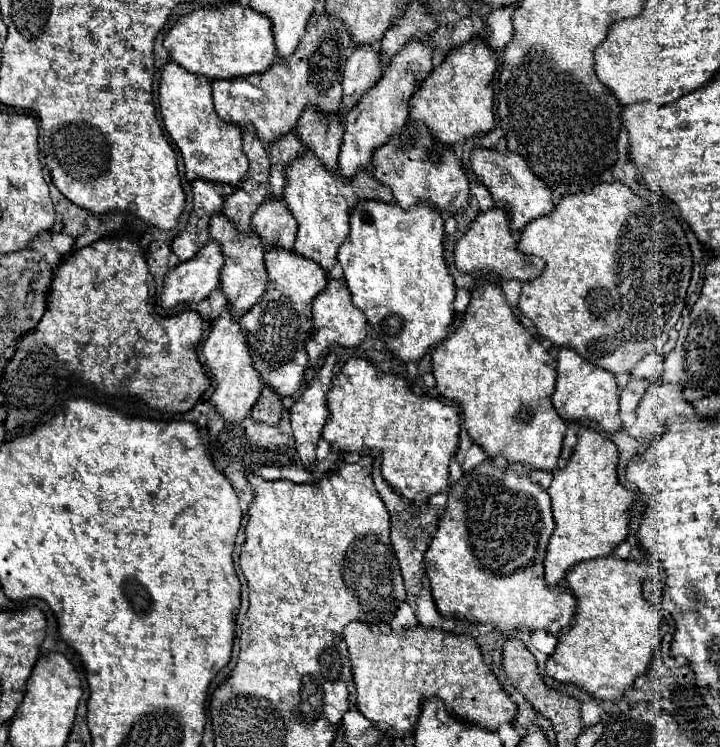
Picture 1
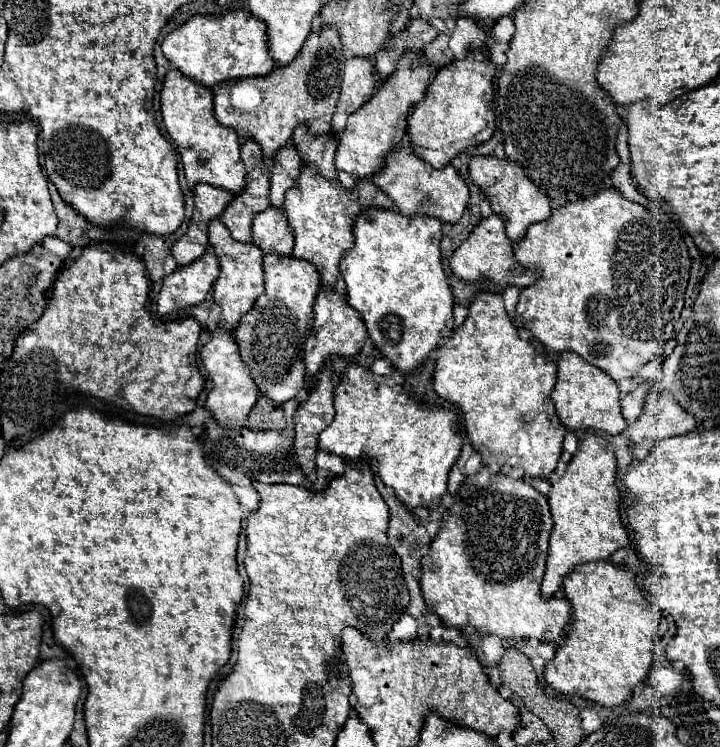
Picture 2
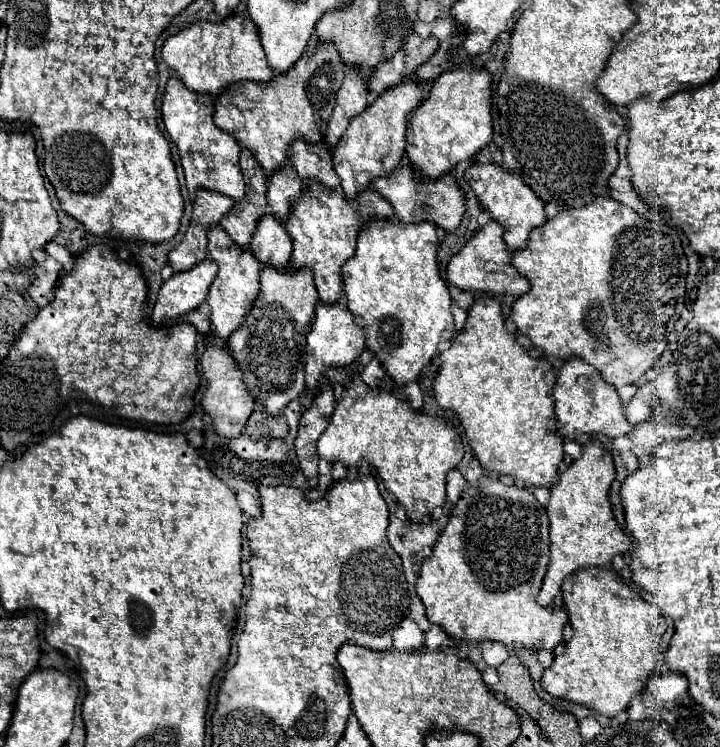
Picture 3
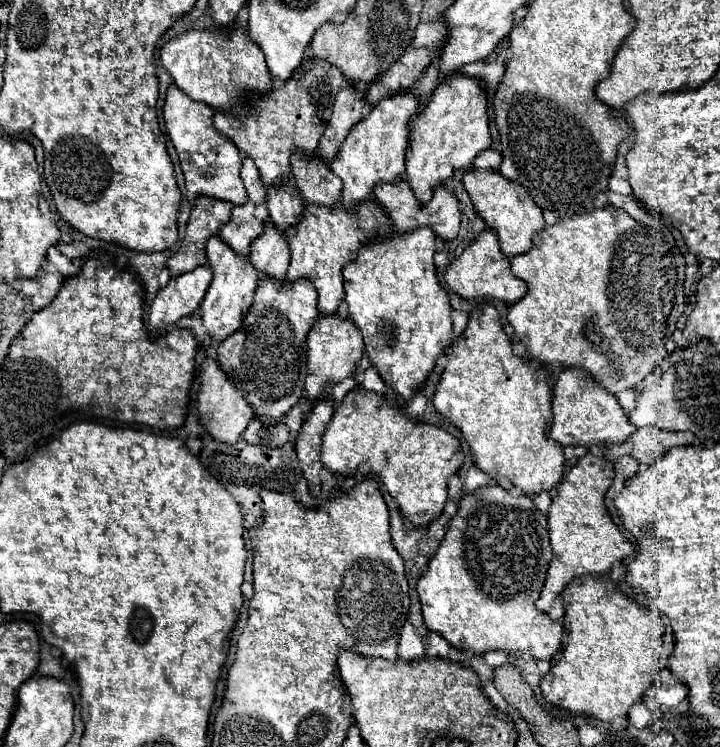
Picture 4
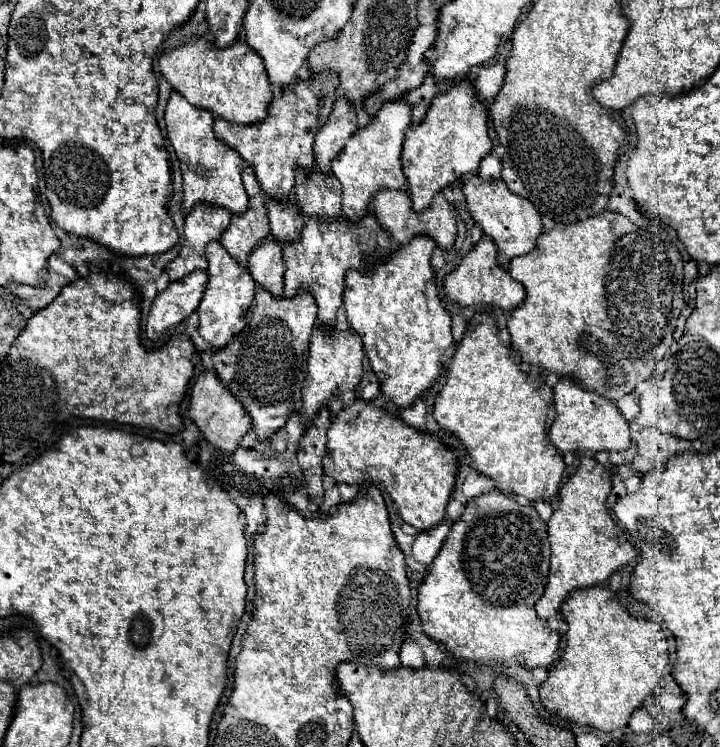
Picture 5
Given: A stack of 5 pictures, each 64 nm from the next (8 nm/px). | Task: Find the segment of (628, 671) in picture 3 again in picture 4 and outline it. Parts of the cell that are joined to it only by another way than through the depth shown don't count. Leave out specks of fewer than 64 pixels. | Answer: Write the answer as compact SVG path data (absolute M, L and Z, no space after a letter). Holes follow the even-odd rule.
M608 576L578 578L564 590L562 600L570 622L568 642L540 682L544 700L606 724L628 716L630 706L646 696L658 672L668 666L660 616L626 598Z

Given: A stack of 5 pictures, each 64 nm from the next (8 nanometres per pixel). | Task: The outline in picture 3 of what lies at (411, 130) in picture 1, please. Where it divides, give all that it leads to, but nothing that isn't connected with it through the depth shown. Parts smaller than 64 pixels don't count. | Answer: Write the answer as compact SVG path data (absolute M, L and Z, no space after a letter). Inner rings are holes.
M400 166L396 172L392 172L388 178L376 178L372 182L374 190L378 190L394 208L396 218L402 224L418 224L418 222L432 222L444 232L456 232L464 214L464 194L460 192L458 184L452 180L450 174L446 174L440 180L434 182L418 182L412 176L410 166Z

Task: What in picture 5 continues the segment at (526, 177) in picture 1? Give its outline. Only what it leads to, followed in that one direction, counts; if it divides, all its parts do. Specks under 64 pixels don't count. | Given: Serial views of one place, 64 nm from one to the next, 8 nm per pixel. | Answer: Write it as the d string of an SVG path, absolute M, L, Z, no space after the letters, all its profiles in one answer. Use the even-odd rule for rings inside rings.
M472 176L462 184L462 192L472 220L482 228L484 236L492 238L496 244L496 262L500 262L500 266L506 266L512 256L522 256L536 248L536 240L542 234L542 218L528 200L512 194L502 180L484 182L478 176Z

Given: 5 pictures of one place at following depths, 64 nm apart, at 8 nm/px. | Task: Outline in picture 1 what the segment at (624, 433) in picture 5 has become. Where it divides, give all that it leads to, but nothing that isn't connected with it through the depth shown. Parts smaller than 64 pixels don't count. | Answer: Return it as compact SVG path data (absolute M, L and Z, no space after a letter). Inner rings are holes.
M560 348L558 350L558 382L552 394L552 402L556 412L574 424L592 424L600 426L604 432L614 434L622 428L622 420L618 416L618 398L620 390L616 386L616 378L612 372L590 364L580 358L574 350Z

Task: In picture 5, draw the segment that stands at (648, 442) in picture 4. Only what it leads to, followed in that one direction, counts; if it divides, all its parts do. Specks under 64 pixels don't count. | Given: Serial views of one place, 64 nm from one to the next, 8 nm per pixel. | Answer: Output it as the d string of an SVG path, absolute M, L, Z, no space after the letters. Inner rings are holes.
M642 428L636 446L638 454L632 460L632 468L638 474L646 474L650 470L664 470L668 458L694 450L692 442L682 440L678 436L660 434L660 430L656 428Z

